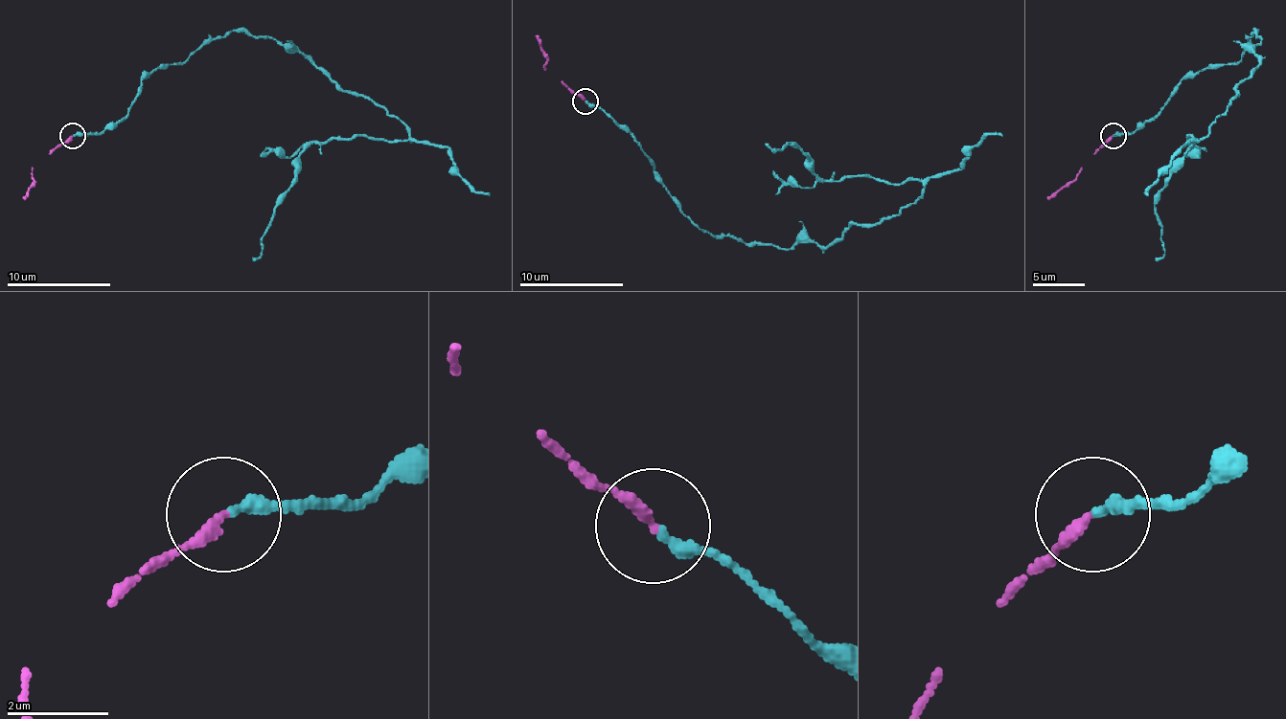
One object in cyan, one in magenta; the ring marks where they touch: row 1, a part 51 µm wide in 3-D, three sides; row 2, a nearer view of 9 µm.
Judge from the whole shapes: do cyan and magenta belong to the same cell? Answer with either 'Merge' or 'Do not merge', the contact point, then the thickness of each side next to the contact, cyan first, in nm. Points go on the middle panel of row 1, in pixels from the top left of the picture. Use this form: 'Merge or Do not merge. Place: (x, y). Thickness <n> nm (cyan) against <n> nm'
Merge. Place: (585, 101). Thickness 240 nm (cyan) against 240 nm

